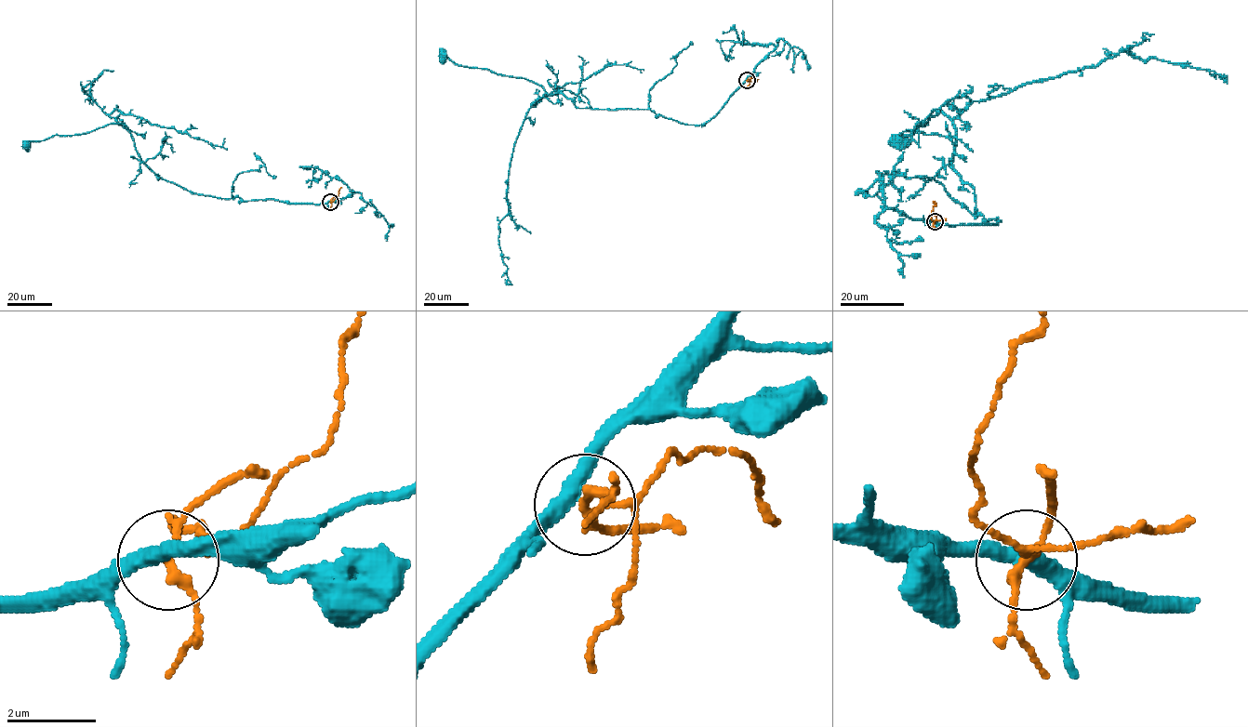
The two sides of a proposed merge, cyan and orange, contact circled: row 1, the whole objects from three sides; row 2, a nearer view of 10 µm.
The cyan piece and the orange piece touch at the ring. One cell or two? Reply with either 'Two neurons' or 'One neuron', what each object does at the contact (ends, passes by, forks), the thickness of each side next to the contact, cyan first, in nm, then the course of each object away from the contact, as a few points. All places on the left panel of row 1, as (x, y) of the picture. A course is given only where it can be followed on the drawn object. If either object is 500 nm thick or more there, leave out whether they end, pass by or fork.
Two neurons. At the ring cyan passes by. At the ring orange forks. Thickness 360 nm (cyan) against 180 nm. Course of cyan: (329, 202), (289, 203), (192, 193), (156, 175), (121, 124), (26, 145). Course of orange: (330, 202), (338, 196), (341, 187)

